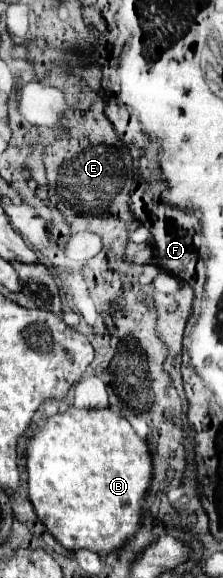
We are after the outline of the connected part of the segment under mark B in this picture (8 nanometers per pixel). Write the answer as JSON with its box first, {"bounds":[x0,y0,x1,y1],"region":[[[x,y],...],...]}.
{"bounds":[26,409,152,553],"region":[[[68,409],[68,411],[60,411],[52,417],[46,419],[44,427],[40,427],[34,437],[30,439],[28,447],[26,447],[26,473],[28,473],[28,499],[32,501],[34,505],[34,511],[38,515],[38,519],[44,523],[44,527],[54,535],[54,539],[58,543],[62,543],[68,551],[74,551],[74,549],[90,549],[90,551],[104,551],[104,553],[110,553],[110,551],[116,551],[120,549],[128,537],[134,535],[134,531],[140,527],[140,515],[142,515],[142,507],[140,507],[140,501],[144,499],[148,487],[150,487],[150,479],[152,479],[152,457],[150,457],[150,451],[148,451],[148,445],[144,439],[140,439],[132,425],[118,413],[110,411],[110,409]]]}

